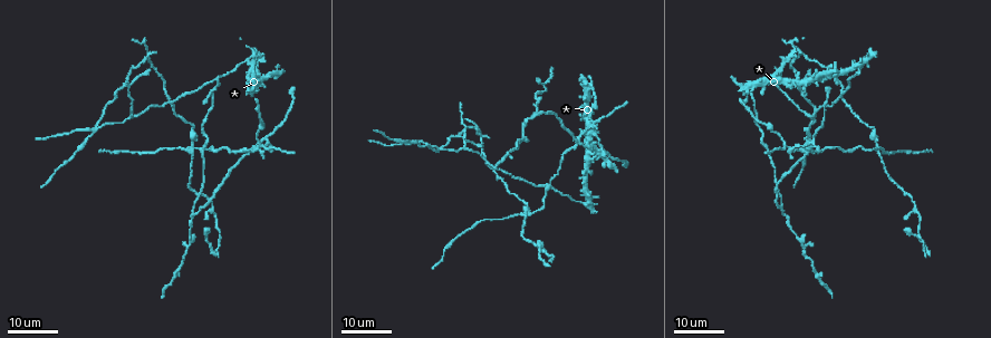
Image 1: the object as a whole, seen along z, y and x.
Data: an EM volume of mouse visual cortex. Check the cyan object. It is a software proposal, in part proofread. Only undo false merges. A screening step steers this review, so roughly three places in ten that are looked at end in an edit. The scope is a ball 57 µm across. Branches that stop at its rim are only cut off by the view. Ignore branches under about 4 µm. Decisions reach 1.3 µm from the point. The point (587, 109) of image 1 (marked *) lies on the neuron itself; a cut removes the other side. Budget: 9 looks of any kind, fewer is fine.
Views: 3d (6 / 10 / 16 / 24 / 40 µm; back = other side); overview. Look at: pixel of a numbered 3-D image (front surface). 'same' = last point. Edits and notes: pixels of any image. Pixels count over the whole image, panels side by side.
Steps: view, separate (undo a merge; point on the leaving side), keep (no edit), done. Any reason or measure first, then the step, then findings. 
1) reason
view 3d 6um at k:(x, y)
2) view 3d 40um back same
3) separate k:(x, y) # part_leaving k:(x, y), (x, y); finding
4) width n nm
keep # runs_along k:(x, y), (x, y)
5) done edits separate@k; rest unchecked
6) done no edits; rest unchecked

four or more arms meet
view 3d 24um at 1:(592, 126)

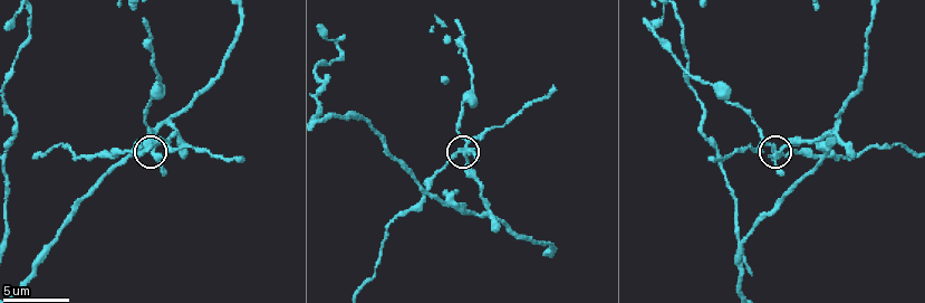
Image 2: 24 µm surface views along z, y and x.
view 3d 6um at 2:(149, 147)

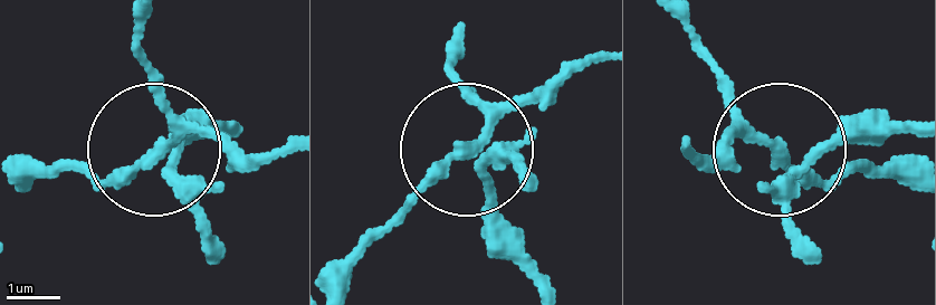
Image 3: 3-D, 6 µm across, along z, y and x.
separate 3:(209, 256) # part_leaving 3:(789, 188), (842, 144), (909, 126); two neurons meet here

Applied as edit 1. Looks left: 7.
calibre changes
view 3d 10um at 2:(148, 101)

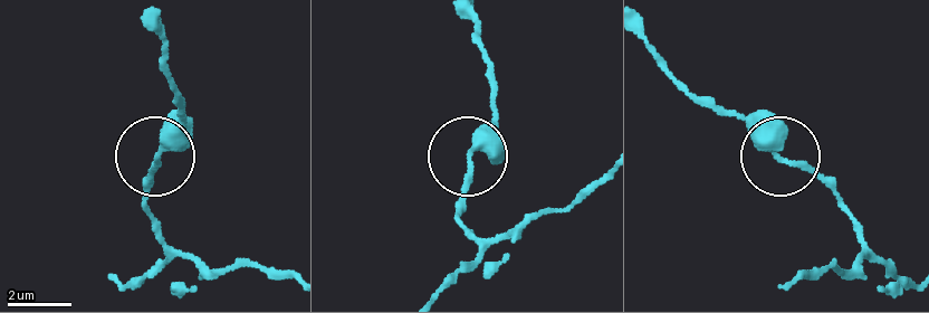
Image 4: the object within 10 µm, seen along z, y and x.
width 180 nm
keep # runs_along 4:(912, 284), (872, 252), (856, 220), (816, 180), (722, 111); all the same neuron

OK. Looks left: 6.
view 3d 24um at 1:(820, 82)

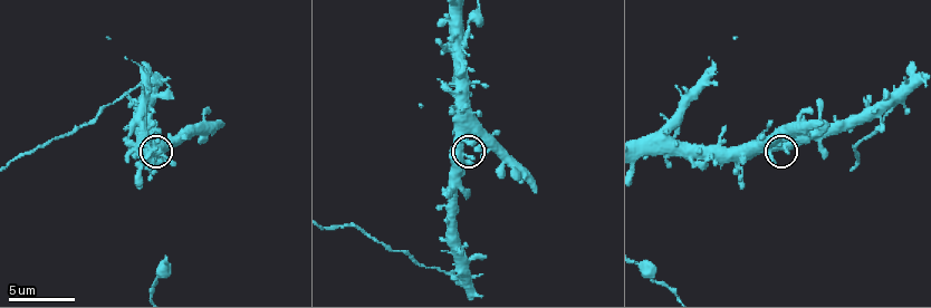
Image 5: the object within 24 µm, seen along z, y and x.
closer look
view 3d 6um at 5:(466, 155)

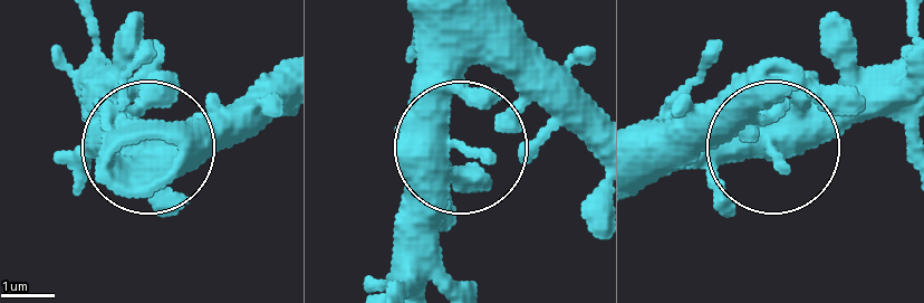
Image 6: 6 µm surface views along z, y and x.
keep # runs_along 6:(425, 12), (452, 141), (598, 136); all the same neuron

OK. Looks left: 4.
a fork
view 3d 16um at 1:(465, 146)

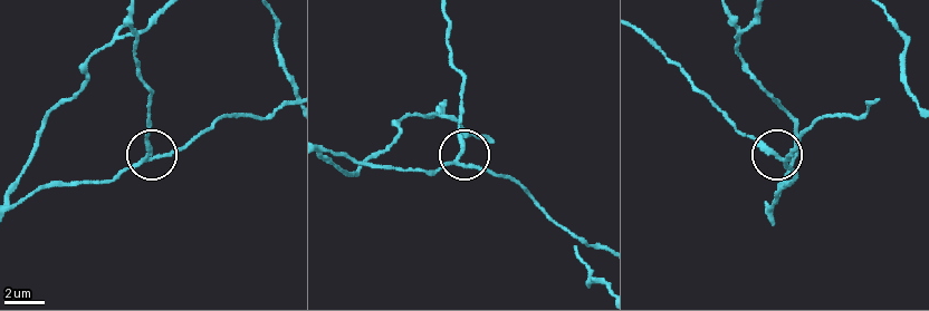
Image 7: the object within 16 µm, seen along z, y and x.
closer look
view 3d 10um at 7:(461, 154)

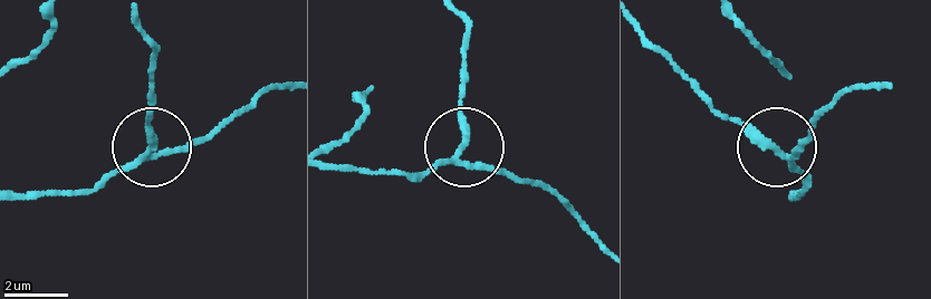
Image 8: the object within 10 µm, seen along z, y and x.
arms 3
separate 8:(151, 135) # part_leaving 8:(140, 158), (153, 142), (145, 113), (153, 49), (137, 17); two neurons meet here

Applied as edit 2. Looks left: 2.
done edits separate@3, separate@8; rest unchecked

